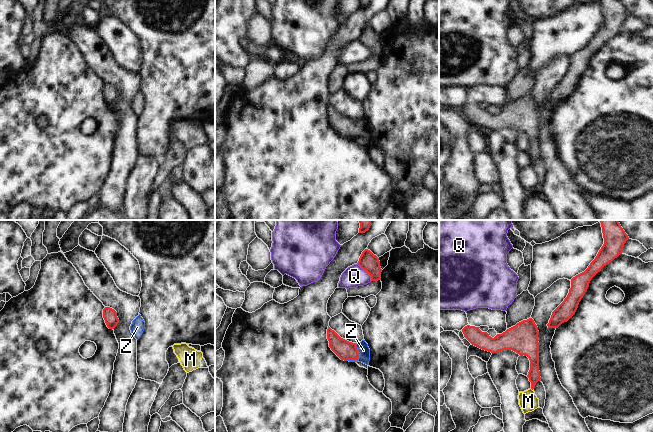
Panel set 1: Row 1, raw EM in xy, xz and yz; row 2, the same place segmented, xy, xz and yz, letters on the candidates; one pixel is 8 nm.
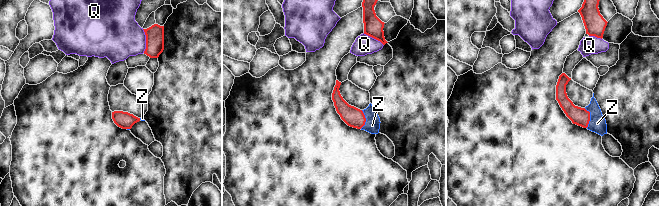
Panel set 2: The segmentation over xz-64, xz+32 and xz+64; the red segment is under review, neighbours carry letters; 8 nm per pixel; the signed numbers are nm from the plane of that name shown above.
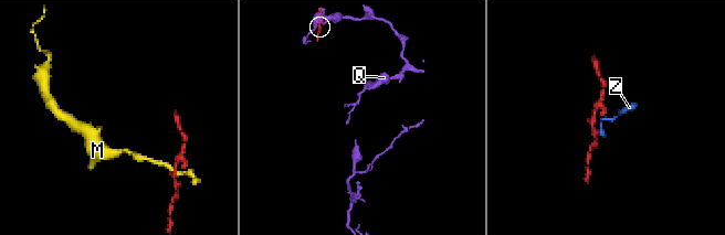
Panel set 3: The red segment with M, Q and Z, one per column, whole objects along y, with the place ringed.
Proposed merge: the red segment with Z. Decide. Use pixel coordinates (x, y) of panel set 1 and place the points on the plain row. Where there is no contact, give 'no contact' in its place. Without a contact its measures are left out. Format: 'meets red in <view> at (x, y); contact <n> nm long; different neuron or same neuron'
meets red in xz at (358, 132); contact 160 nm long; same neuron

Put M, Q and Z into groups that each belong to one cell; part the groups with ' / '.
M / Q / Z

